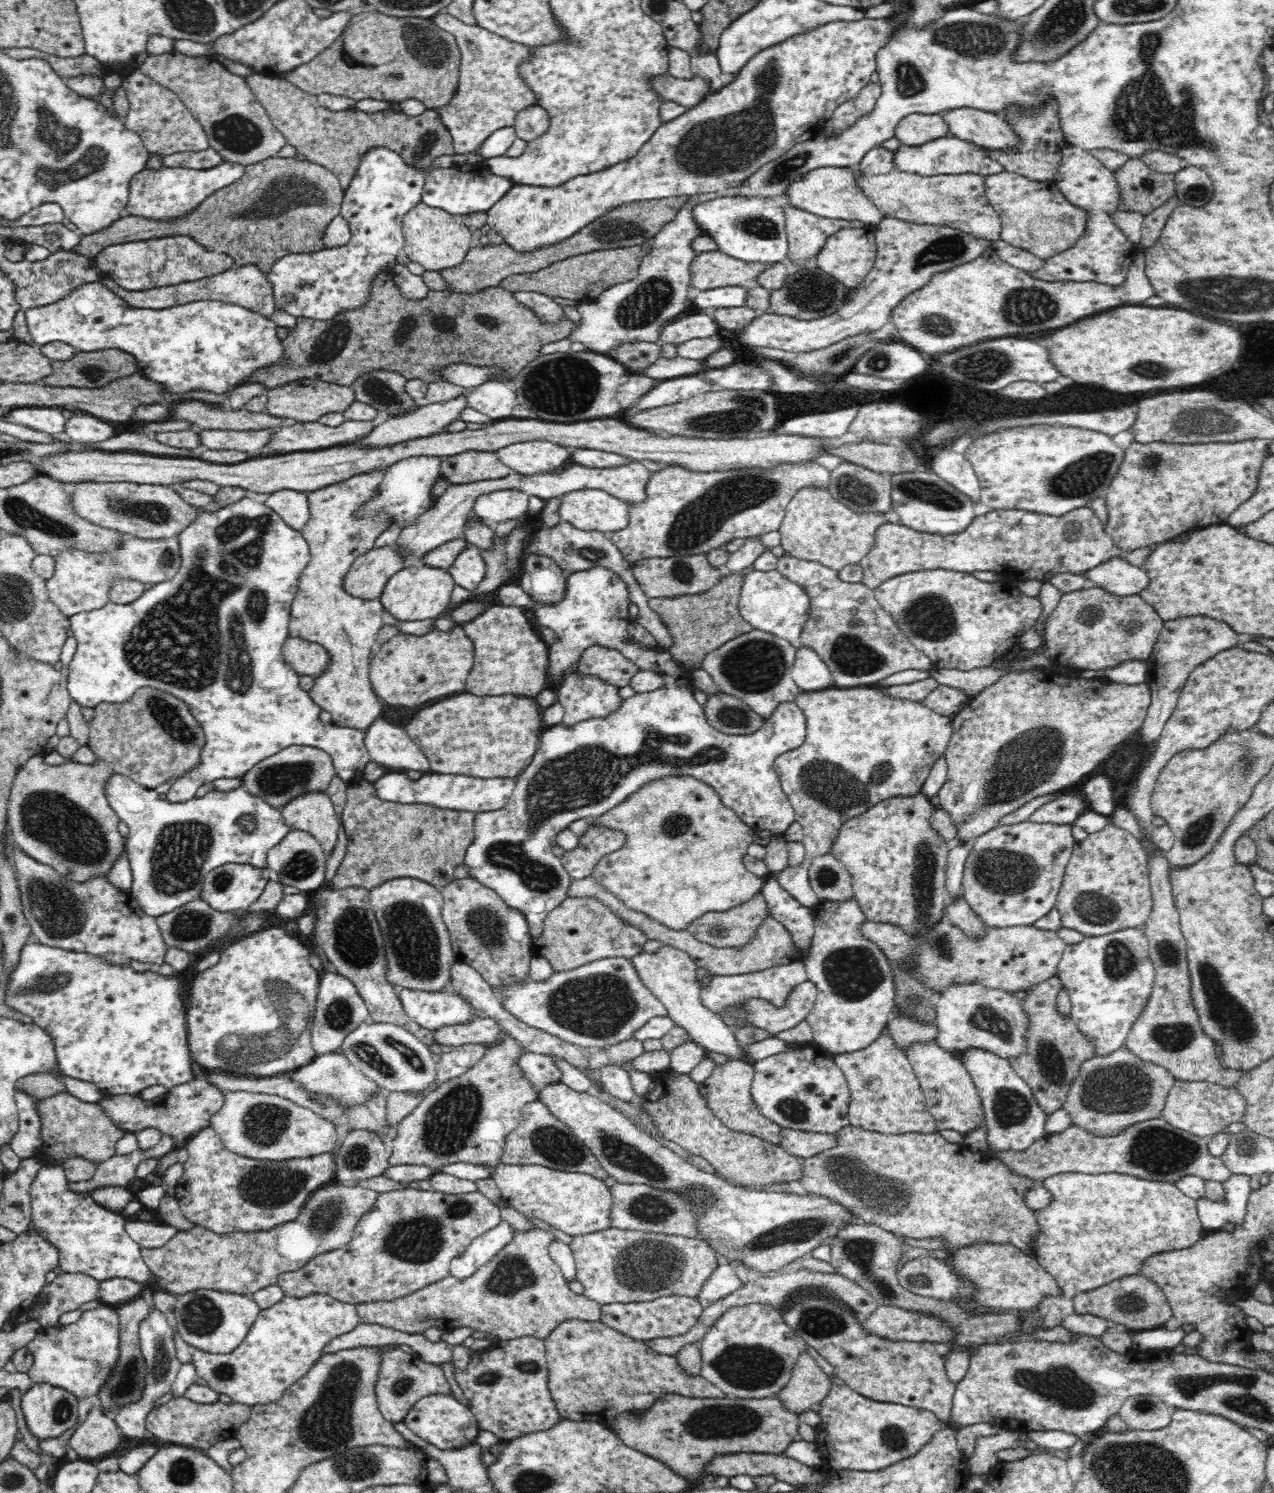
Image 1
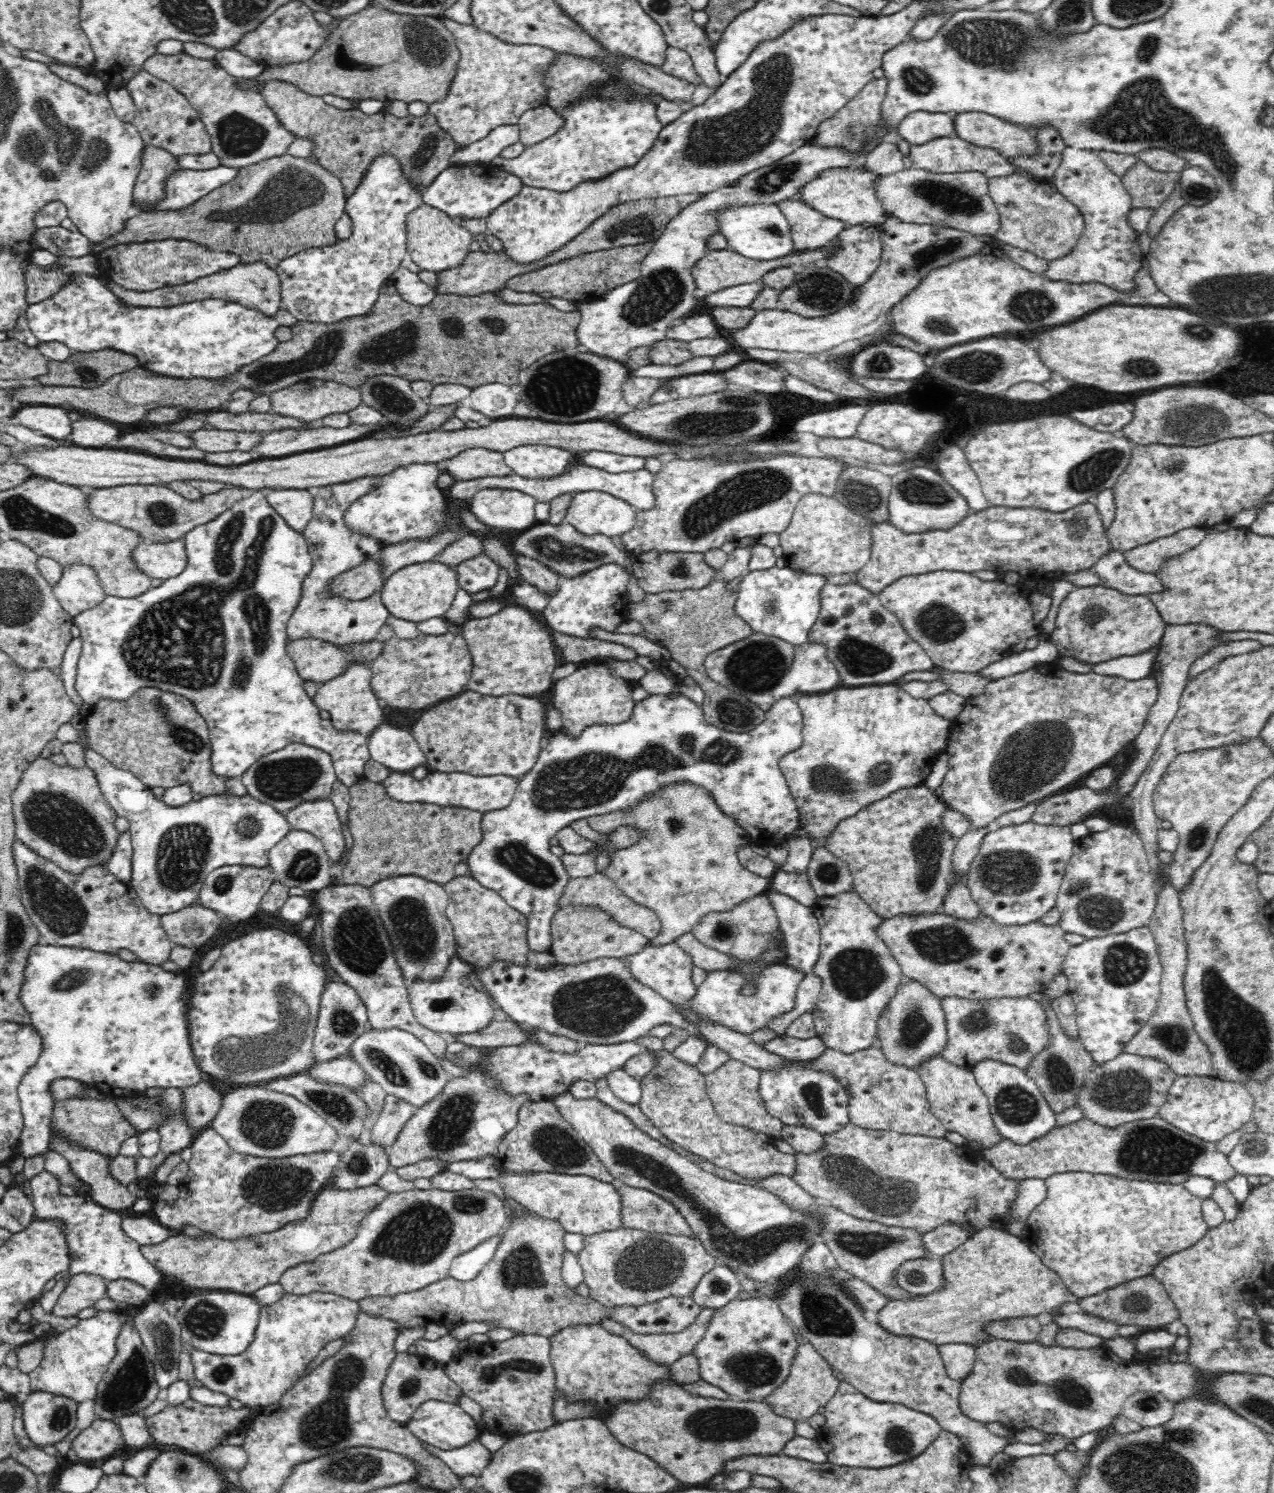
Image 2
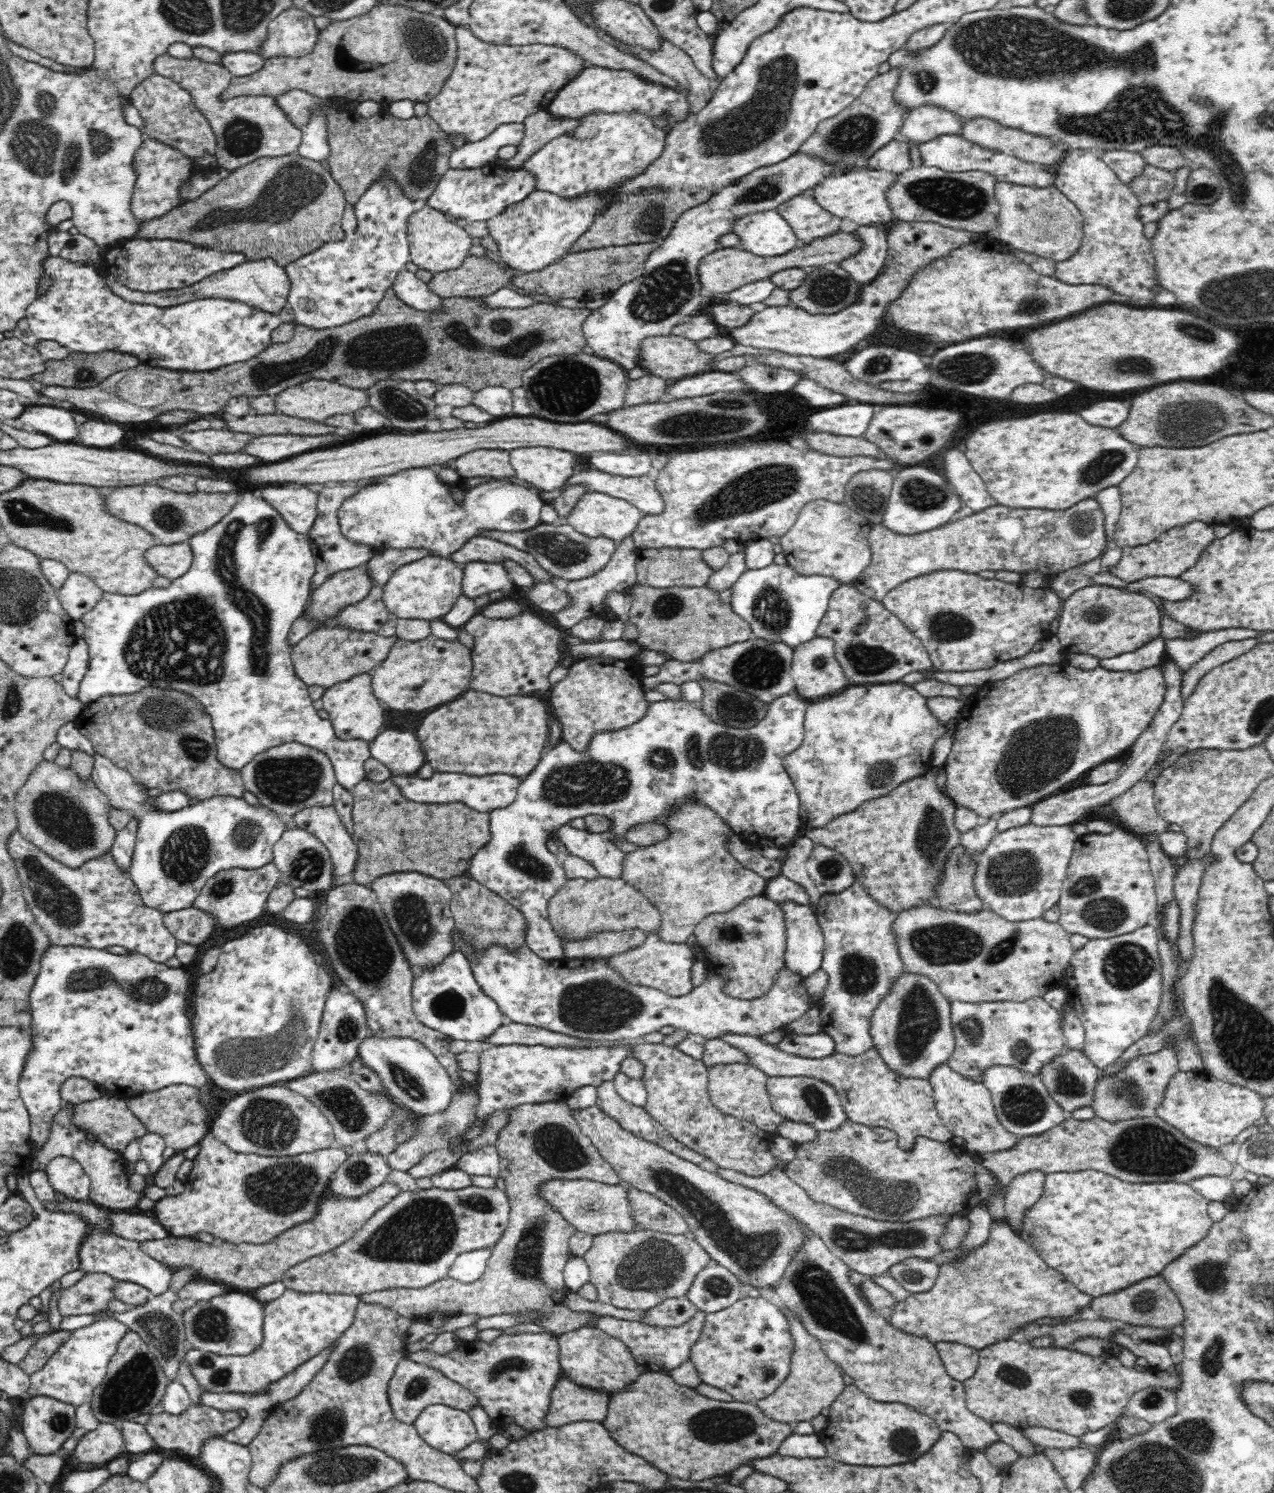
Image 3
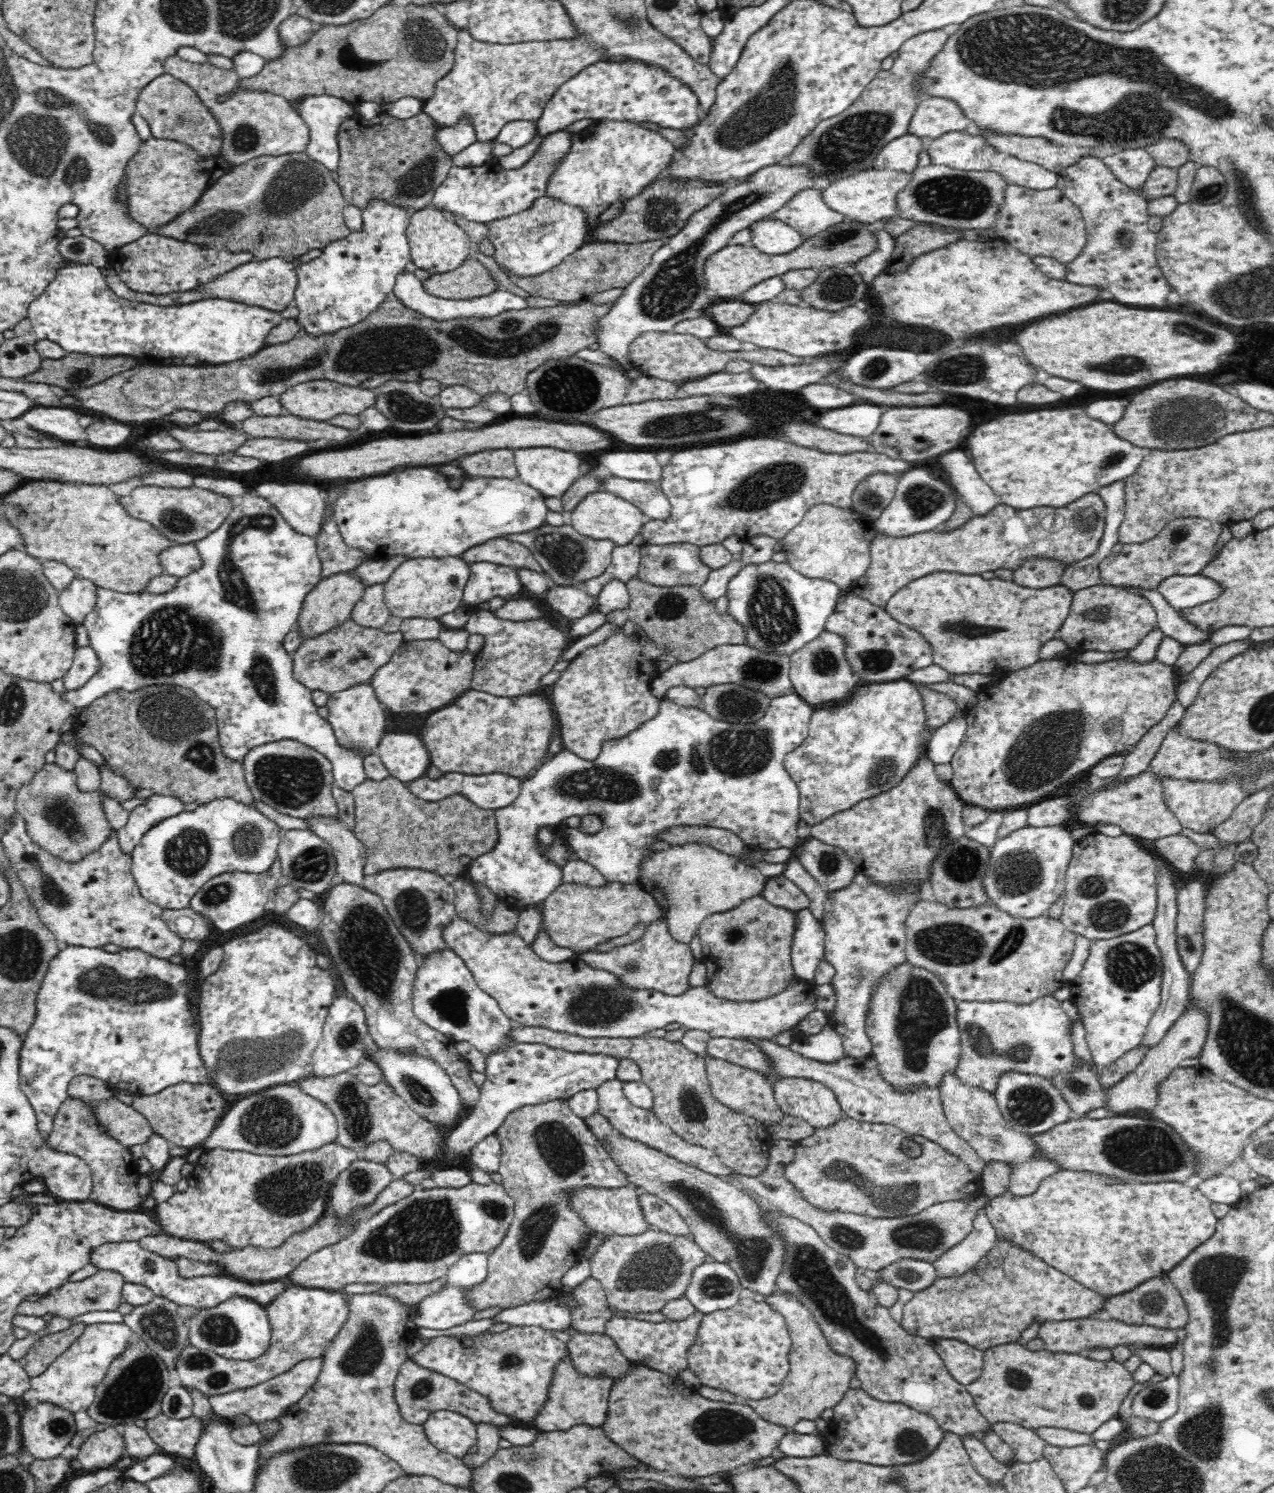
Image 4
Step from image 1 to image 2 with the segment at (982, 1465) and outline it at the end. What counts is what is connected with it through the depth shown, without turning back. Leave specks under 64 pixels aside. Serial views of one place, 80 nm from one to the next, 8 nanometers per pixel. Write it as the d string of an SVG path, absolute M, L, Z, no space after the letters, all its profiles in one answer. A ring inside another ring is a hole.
M817 1238L815 1244L802 1254L795 1269L789 1272L788 1282L778 1292L776 1301L796 1332L807 1338L829 1365L842 1372L845 1381L862 1394L876 1402L900 1403L911 1410L932 1416L940 1424L942 1431L954 1434L961 1441L963 1448L966 1448L972 1457L973 1464L979 1462L989 1466L990 1458L1008 1446L1009 1440L995 1436L986 1428L986 1423L968 1419L968 1415L962 1412L959 1401L961 1381L952 1380L947 1375L938 1346L922 1338L892 1334L881 1328L876 1320L866 1318L861 1306L845 1289L842 1281L836 1279L834 1271L838 1267L838 1261L832 1251L826 1243Z

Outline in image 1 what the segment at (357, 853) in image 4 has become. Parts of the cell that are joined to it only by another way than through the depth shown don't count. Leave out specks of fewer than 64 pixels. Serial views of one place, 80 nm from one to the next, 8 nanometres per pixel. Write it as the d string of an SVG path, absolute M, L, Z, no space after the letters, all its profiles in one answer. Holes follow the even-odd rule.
M311 792L285 804L281 813L291 830L310 833L328 856L338 842L340 822L327 793Z

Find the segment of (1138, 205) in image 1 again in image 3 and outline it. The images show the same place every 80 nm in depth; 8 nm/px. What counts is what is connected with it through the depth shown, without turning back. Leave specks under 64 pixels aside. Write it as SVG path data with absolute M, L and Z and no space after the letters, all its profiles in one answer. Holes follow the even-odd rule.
M1146 165L1144 172L1128 184L1143 205L1154 204L1170 198L1174 190L1174 170L1164 170Z

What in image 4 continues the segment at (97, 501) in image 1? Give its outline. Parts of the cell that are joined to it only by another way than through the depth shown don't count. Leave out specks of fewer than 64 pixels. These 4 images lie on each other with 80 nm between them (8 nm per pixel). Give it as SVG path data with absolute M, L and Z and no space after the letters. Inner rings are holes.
M138 486L129 496L119 499L121 504L126 504L132 517L154 525L165 538L178 545L195 543L206 538L224 524L234 508L234 502L228 497L194 486L186 489Z

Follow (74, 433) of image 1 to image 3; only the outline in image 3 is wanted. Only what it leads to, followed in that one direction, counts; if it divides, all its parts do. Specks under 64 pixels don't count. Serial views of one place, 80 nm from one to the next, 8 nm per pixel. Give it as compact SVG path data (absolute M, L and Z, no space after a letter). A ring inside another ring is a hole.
M92 420L80 425L80 432L82 438L78 438L78 442L83 441L88 446L102 446L101 449L108 448L108 446L116 446L124 440L126 431L121 423L111 421L106 423L104 421Z

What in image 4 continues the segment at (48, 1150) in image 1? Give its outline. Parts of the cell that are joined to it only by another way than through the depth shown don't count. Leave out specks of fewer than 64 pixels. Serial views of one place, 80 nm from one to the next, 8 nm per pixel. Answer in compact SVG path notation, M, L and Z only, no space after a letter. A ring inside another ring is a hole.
M114 1096L92 1105L101 1127L124 1146L143 1145L155 1133L143 1114L134 1110L133 1105L123 1104Z

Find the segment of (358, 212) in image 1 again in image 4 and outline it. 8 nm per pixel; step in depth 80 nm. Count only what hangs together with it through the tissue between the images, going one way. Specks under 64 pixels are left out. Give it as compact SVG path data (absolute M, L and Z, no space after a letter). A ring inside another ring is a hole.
M376 199L362 211L363 227L358 232L351 232L346 239L332 242L328 248L323 249L319 258L305 264L296 263L295 269L299 278L294 297L294 304L299 308L296 319L308 335L319 337L356 326L393 292L398 275L406 272L406 264L412 261L407 226L413 213L404 207Z

